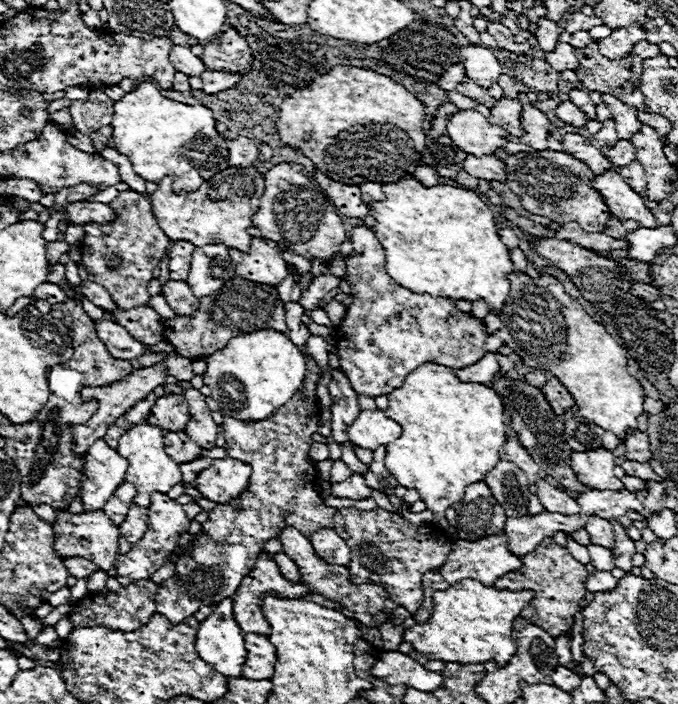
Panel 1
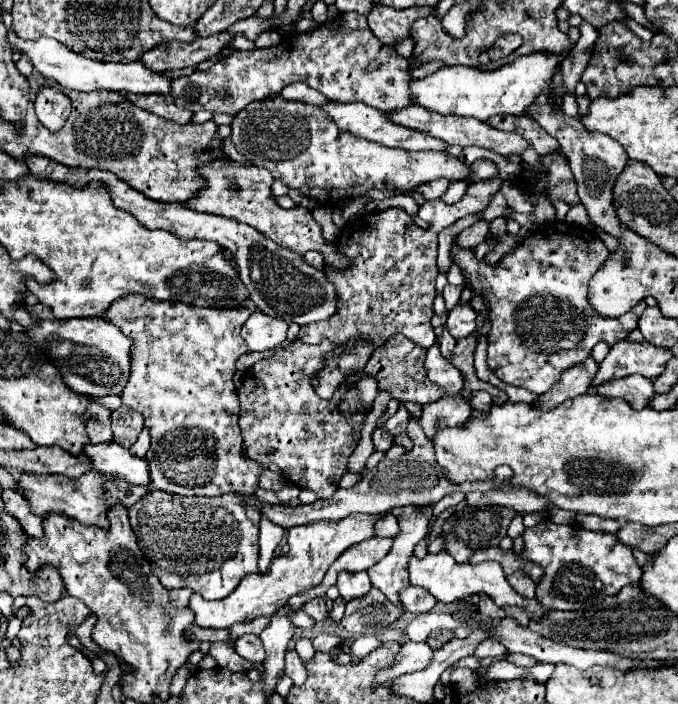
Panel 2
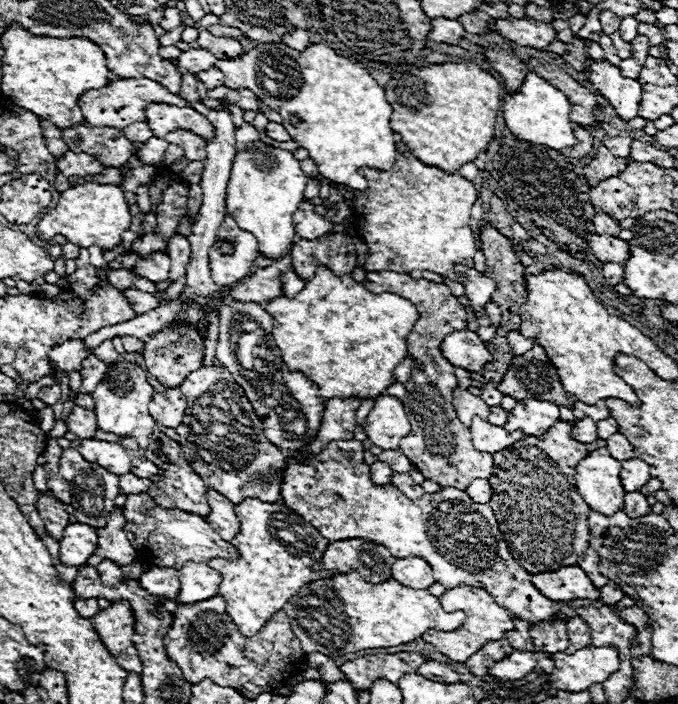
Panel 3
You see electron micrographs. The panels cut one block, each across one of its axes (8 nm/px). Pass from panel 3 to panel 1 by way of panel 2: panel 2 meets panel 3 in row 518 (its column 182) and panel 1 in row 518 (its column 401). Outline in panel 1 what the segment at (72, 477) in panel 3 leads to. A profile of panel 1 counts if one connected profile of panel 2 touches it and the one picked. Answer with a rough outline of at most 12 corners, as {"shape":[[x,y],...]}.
{"shape":[[56,512],[56,556],[110,570],[120,530],[100,512]]}

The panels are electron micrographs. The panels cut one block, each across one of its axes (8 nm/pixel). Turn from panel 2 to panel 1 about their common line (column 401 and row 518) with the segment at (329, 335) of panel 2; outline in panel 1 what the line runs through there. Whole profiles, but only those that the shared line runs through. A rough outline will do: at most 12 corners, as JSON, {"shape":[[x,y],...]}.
{"shape":[[314,396],[224,416],[244,496],[208,512],[156,594],[174,624],[238,590],[264,542],[334,528]]}

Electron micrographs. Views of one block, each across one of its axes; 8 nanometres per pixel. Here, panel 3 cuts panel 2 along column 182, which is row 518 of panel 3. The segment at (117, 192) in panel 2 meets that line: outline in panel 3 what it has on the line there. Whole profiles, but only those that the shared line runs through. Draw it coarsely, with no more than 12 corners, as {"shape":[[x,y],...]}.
{"shape":[[208,490],[208,524],[228,542],[240,532],[234,504]]}

